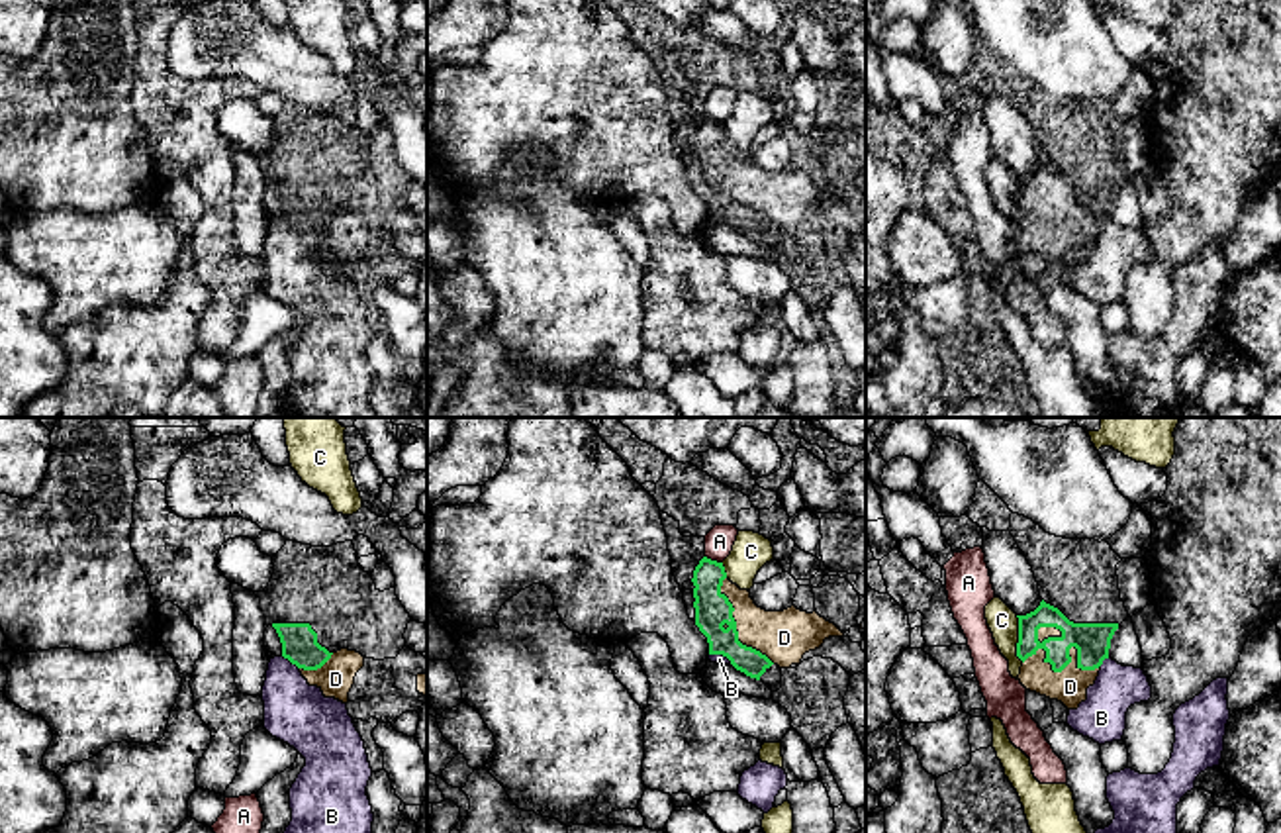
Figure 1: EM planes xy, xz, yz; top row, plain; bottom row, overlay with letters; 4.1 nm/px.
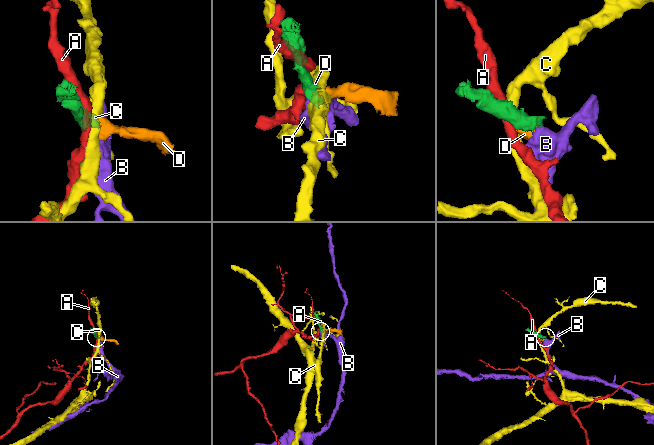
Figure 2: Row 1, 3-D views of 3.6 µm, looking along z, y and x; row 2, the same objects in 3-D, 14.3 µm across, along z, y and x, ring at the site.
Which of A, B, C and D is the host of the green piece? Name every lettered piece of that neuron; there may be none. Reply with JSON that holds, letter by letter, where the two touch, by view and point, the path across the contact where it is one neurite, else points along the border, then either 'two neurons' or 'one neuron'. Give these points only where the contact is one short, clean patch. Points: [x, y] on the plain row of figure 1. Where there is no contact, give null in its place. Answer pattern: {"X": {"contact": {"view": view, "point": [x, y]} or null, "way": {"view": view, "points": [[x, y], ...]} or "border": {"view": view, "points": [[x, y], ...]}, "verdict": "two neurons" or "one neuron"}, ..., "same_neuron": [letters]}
{"A": {"contact": {"view": "xz", "point": [713, 122]}, "verdict": "two neurons"}, "B": {"contact": {"view": "xy", "point": [290, 222]}, "border": {"view": "xy", "points": [[283, 216], [298, 230]]}, "verdict": "two neurons"}, "C": {"contact": {"view": "yz", "point": [1019, 200]}, "border": {"view": "yz", "points": [[1015, 177], [1017, 216], [1023, 222]]}, "verdict": "two neurons"}, "D": {"contact": {"view": "yz", "point": [1070, 222]}, "verdict": "one neuron"}, "same_neuron": ["D"]}

